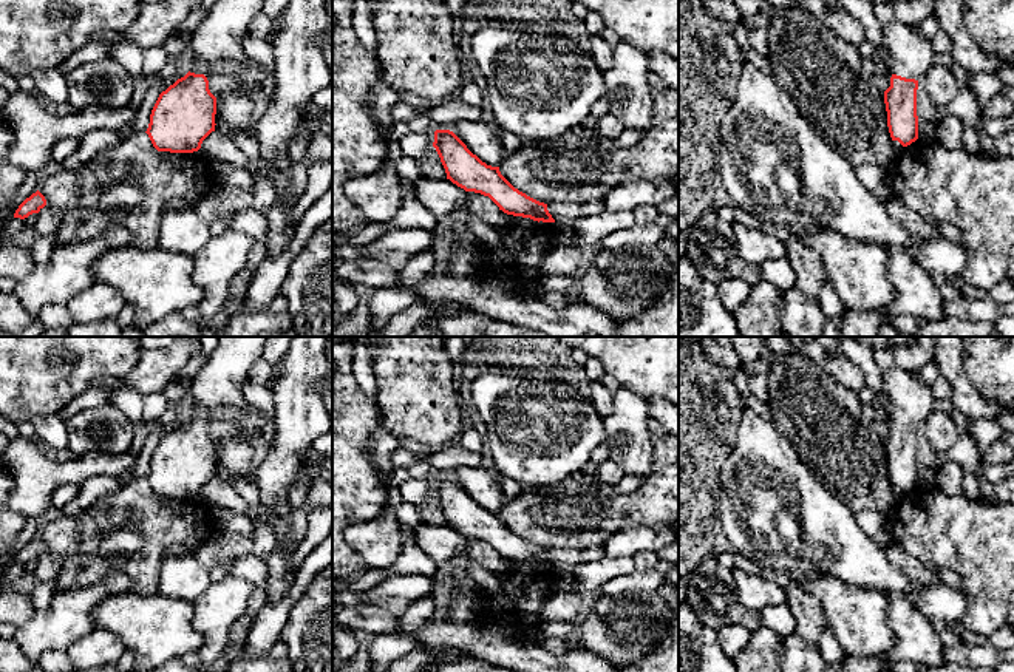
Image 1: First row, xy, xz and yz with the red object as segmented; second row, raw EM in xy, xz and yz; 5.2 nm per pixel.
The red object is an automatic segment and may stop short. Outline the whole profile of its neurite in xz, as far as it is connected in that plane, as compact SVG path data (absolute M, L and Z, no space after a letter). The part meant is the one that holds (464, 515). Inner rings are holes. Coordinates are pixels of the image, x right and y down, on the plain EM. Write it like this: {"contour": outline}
{"contour": "M436 476L433 493L441 504L447 525L458 533L488 542L507 561L530 564L538 568L555 568L547 550L515 535L501 521L499 513L482 508L453 477Z"}

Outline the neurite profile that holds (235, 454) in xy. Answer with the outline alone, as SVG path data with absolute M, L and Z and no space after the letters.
M236 433L216 443L215 476L219 476L229 485L233 480L252 480L252 465L257 442Z

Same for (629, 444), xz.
M624 388L614 392L612 412L603 417L609 459L620 467L623 474L635 476L641 482L652 468L649 419L646 399Z

